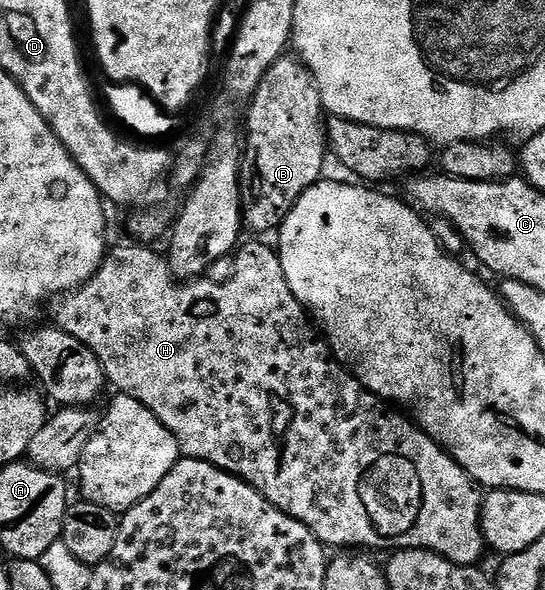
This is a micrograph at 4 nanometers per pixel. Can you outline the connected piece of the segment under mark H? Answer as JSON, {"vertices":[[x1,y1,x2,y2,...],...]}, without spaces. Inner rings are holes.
{"vertices":[[136,242,127,243,113,252,111,249,105,255,99,270,82,287,74,292,64,293,55,301,54,324,62,331,69,332,97,356,107,383,116,387,115,391,119,395,142,402,146,410,156,415,158,422,162,422,162,426,166,426,166,430,174,434,181,453,187,459,201,460,232,476,239,476,278,510,307,526,320,539,321,544,333,544,336,550,424,548,446,558,451,564,476,566,481,563,479,560,486,553,486,545,480,525,482,492,476,481,453,456,449,456,440,445,435,444,407,415,389,406,379,396,366,391,359,380,336,361,327,343,318,335,309,313,294,298,294,290,290,290,286,274,282,270,280,253,273,245,271,248,268,244,241,243,235,253,236,260,234,256,230,264,232,277,225,284,215,284,209,278,181,282,176,279,167,259,152,249,155,247,141,246]]}

